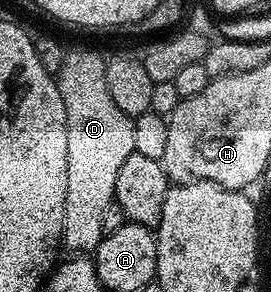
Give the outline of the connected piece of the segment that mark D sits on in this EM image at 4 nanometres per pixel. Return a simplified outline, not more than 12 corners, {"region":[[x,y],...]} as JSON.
{"region":[[68,50],[55,75],[67,111],[61,239],[89,255],[105,236],[134,118],[105,63]]}

